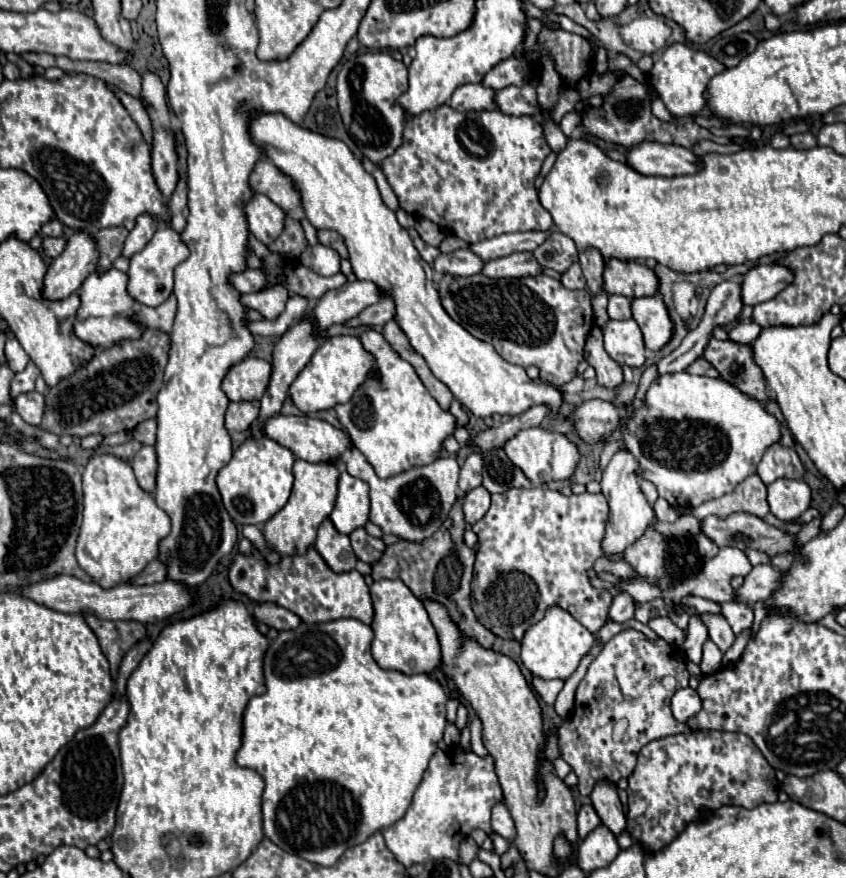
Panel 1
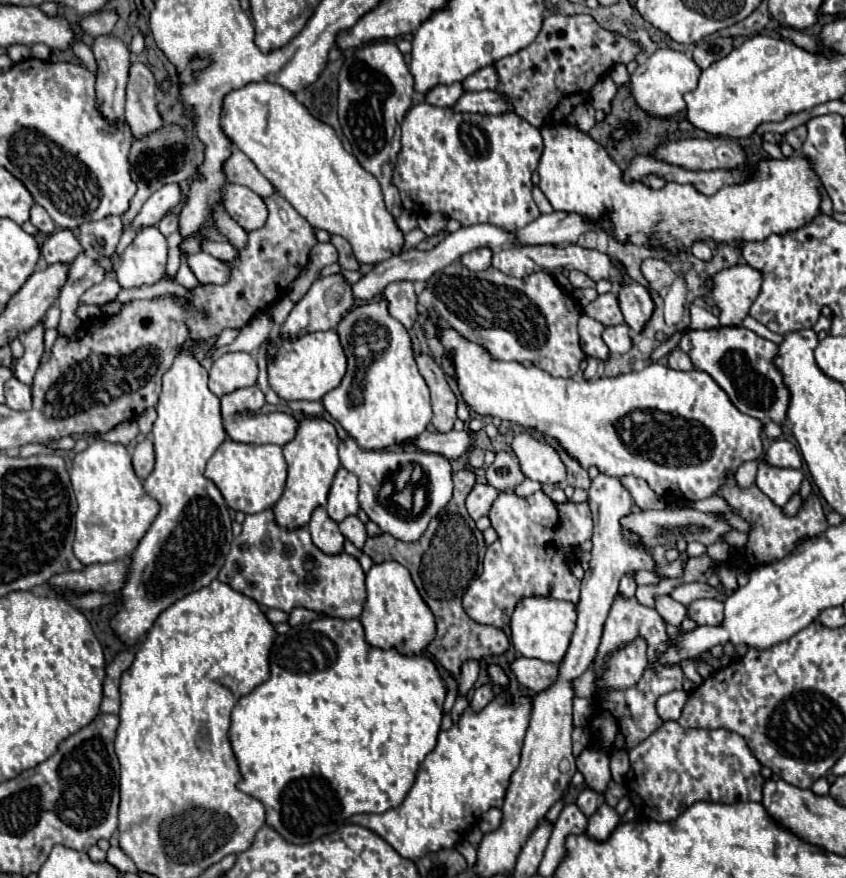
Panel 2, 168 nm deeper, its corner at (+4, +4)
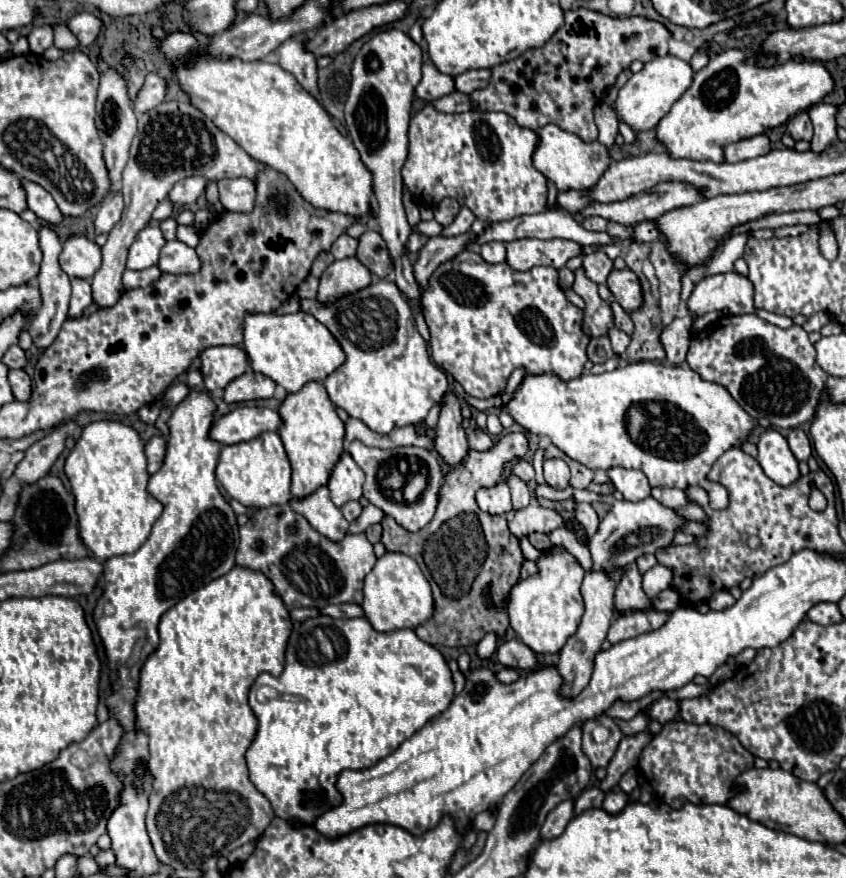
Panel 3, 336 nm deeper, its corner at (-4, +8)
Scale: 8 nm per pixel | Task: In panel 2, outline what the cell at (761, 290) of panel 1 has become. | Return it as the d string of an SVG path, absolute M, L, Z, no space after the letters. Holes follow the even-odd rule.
M737 264L717 272L711 282L713 288L701 300L705 306L719 308L721 326L739 326L761 290L761 274L747 264Z

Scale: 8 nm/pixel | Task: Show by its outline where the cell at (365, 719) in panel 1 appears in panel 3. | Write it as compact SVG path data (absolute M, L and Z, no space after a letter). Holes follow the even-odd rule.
M329 616L309 618L301 624L297 624L289 636L289 644L287 644L287 652L285 652L285 668L283 668L281 676L273 678L269 674L261 674L249 690L249 706L257 718L257 734L245 754L247 766L249 766L249 780L261 794L267 796L267 800L271 802L271 806L275 810L275 816L285 818L285 820L295 820L303 826L313 826L315 820L319 816L323 816L327 810L341 806L343 796L337 790L337 780L343 770L363 770L363 768L375 766L381 758L395 752L403 740L411 738L429 720L433 720L435 716L445 712L449 708L451 700L453 700L453 680L451 680L451 670L449 670L445 658L441 656L441 652L437 648L433 648L431 644L425 644L421 638L417 638L417 634L413 630L395 630L395 632L381 634L381 632L373 630L373 626L365 618L339 618L339 620L329 618ZM261 686L271 686L281 696L291 696L293 700L269 700L265 704L259 704L255 694L257 694L257 688L261 688Z

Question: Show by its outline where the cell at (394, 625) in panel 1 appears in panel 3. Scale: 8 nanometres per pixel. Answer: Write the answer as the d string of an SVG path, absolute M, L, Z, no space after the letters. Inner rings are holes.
M385 552L373 570L365 576L365 600L361 604L365 618L377 632L393 632L401 628L417 628L433 618L433 598L429 582L411 556Z

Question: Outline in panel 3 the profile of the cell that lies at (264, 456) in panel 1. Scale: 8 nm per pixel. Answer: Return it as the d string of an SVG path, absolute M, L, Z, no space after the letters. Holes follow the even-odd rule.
M265 432L249 442L223 446L215 474L229 498L247 508L269 508L291 500L291 464L277 432Z

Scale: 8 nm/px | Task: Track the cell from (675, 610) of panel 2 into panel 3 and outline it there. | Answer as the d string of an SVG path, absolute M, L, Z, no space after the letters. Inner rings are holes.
M655 564L649 572L643 574L643 590L649 598L657 598L659 592L669 588L671 584L673 584L673 570L663 564Z

